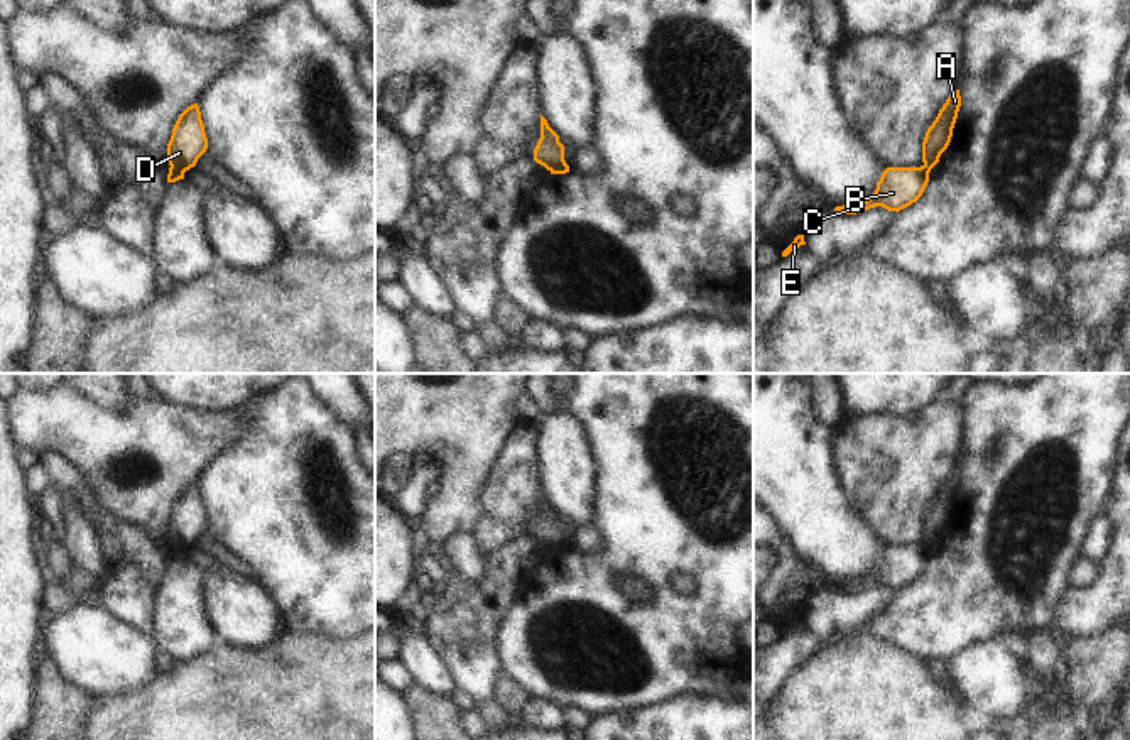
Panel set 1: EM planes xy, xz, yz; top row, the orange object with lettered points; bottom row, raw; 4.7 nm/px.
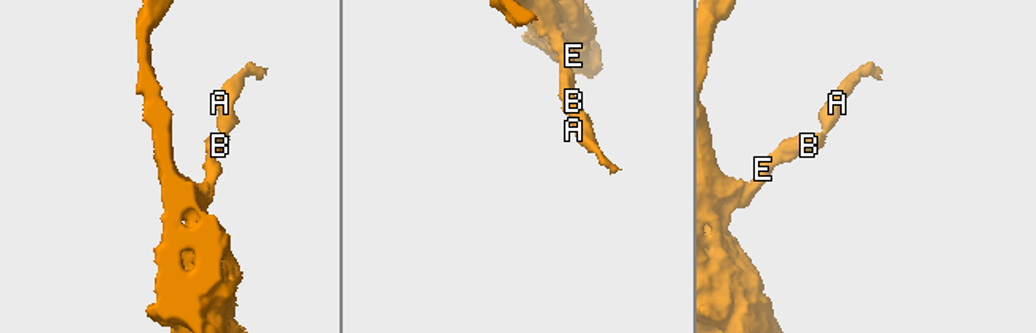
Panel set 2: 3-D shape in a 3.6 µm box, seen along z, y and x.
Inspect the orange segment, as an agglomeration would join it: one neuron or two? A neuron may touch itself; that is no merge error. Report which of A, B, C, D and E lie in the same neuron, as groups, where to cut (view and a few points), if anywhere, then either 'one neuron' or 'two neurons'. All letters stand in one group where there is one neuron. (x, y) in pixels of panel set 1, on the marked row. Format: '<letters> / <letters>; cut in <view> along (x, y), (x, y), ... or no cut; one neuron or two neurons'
A D / B C E; cut in xy along (171, 166), (184, 171); two neurons

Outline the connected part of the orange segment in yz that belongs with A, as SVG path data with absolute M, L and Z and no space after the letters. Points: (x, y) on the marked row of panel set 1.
M956 90L939 110L936 120L927 128L924 142L922 142L922 162L926 167L932 169L941 154L948 149L953 128L958 118L958 112L961 106L959 90Z

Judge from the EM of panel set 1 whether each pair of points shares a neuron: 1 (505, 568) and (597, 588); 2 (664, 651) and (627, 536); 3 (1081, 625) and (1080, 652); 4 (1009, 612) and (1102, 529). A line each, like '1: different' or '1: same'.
1: different
2: same
3: different
4: different

